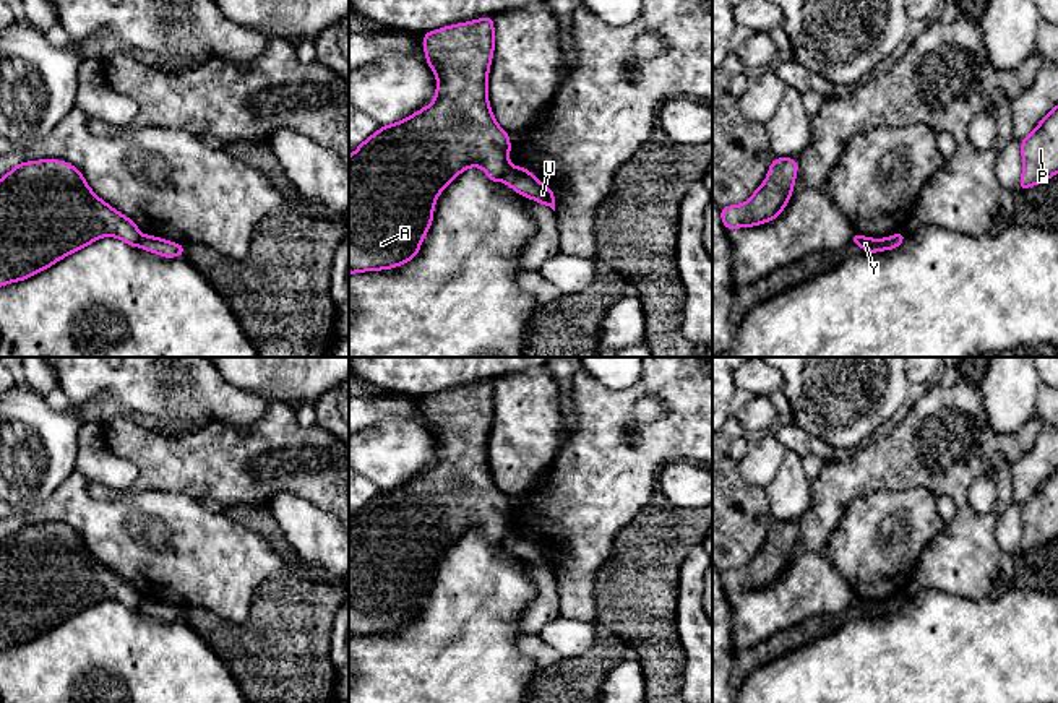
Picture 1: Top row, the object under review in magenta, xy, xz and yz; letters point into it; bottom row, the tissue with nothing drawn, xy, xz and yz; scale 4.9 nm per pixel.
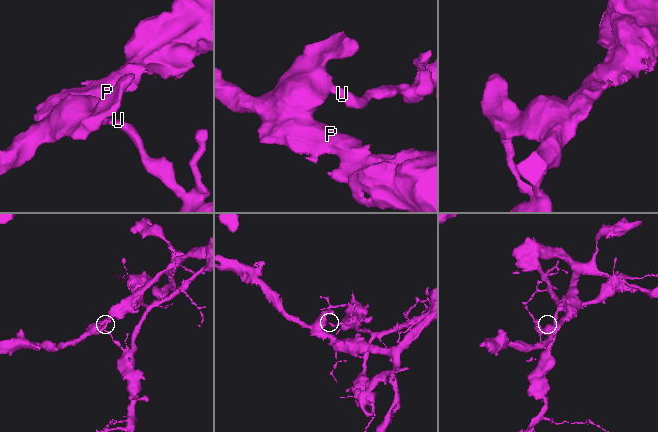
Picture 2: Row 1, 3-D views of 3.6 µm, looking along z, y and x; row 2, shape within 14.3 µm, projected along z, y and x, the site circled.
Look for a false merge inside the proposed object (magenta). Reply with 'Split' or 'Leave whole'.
Split

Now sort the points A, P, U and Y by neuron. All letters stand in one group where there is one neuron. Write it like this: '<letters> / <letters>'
A P Y / U

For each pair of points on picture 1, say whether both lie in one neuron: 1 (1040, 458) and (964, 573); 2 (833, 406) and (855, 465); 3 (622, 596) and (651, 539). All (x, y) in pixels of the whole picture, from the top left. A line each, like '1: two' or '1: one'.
1: two
2: two
3: one

